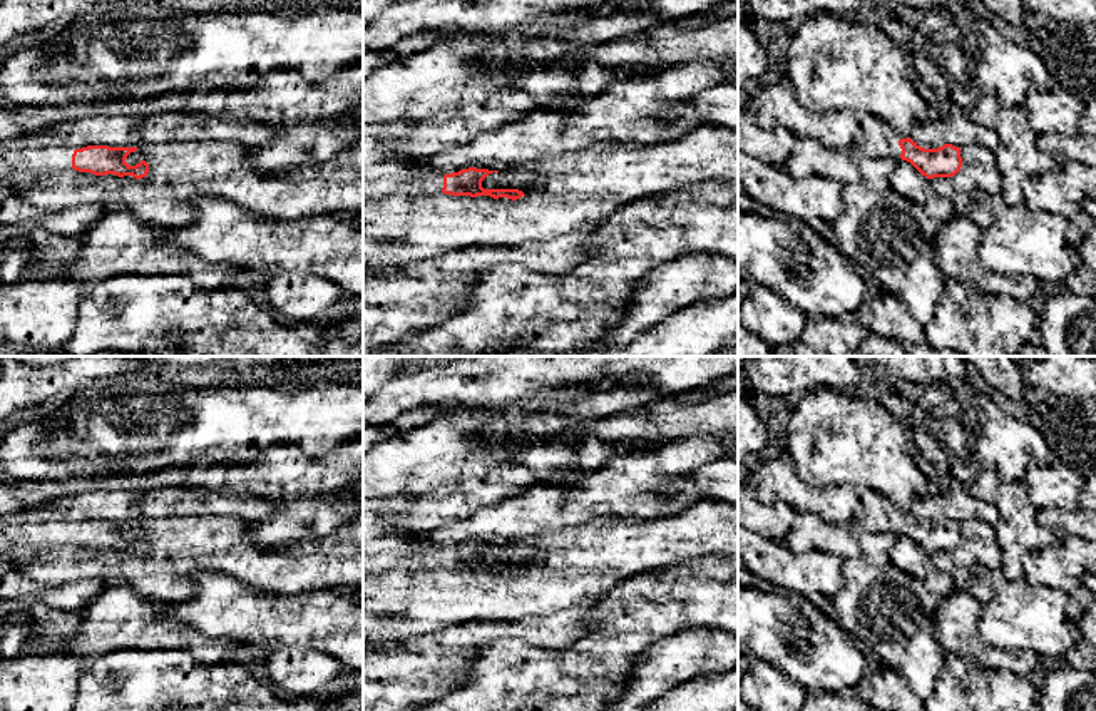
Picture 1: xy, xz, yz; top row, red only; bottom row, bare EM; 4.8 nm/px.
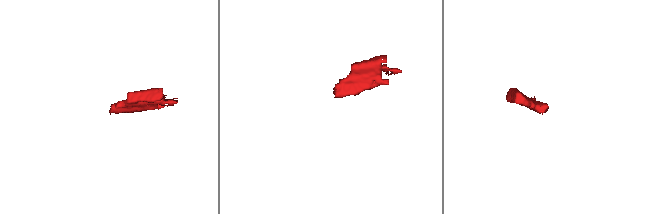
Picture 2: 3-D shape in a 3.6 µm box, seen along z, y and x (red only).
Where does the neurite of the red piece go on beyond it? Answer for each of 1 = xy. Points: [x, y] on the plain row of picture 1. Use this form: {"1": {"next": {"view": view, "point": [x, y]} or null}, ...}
{"1": {"next": null}}

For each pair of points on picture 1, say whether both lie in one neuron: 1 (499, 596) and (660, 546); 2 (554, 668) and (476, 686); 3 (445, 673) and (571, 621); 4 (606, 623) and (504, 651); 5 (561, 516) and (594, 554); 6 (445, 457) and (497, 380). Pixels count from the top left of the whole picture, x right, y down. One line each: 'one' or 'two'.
1: one
2: one
3: one
4: one
5: two
6: two

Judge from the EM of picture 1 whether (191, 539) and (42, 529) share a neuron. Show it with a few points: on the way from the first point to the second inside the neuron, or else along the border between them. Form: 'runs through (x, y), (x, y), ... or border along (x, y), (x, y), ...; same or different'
border along (71, 541), (61, 546), (32, 547); different

